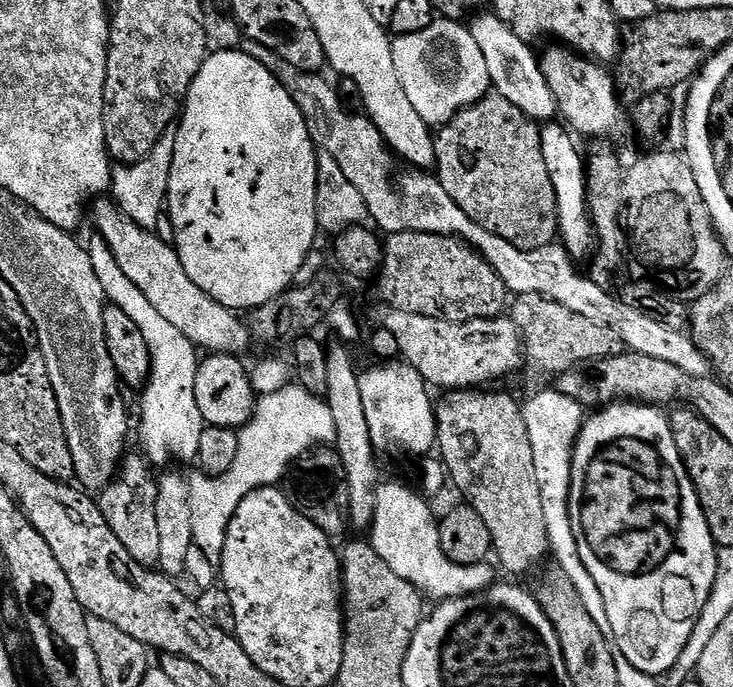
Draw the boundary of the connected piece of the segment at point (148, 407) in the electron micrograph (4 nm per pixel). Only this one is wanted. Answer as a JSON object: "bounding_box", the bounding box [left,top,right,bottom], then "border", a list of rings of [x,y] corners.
{"bounding_box":[87,238,206,465],"border":[[[99,238],[87,245],[90,262],[94,262],[94,274],[98,274],[98,282],[102,282],[104,298],[108,304],[118,306],[142,330],[142,338],[146,338],[146,346],[150,346],[150,362],[152,373],[142,389],[144,397],[140,400],[140,444],[143,455],[149,465],[168,464],[171,460],[195,461],[198,454],[198,438],[202,438],[202,430],[206,427],[202,418],[202,410],[198,410],[198,398],[194,398],[194,382],[200,369],[201,357],[195,344],[181,334],[167,318],[162,318],[154,306],[150,306],[146,294],[122,274],[114,254],[108,244]]]}

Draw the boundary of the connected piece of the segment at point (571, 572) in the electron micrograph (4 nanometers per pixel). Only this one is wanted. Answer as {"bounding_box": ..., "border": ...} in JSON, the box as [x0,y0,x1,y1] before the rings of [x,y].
{"bounding_box":[522,390,614,641],"border":[[[555,390],[540,392],[522,404],[526,418],[526,430],[530,434],[530,447],[534,450],[534,474],[538,474],[538,490],[542,494],[542,514],[546,514],[546,534],[549,538],[551,555],[556,555],[559,571],[574,582],[574,590],[582,602],[586,602],[586,610],[590,610],[590,618],[598,625],[598,630],[606,634],[606,638],[614,641],[614,630],[610,630],[610,618],[606,618],[606,606],[602,602],[602,593],[594,586],[594,578],[590,578],[590,570],[578,558],[578,542],[574,542],[574,534],[570,526],[568,513],[568,495],[572,485],[572,448],[586,419],[585,409],[574,398],[566,398],[566,394]]]}

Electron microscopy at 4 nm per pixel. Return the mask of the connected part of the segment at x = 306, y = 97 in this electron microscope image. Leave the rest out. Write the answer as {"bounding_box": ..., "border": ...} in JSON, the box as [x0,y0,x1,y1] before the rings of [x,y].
{"bounding_box":[242,39,710,377],"border":[[[245,39],[243,43],[242,51],[250,58],[254,58],[254,62],[262,62],[262,66],[266,66],[266,70],[270,70],[270,74],[274,74],[274,78],[278,78],[278,82],[282,82],[286,94],[290,94],[290,98],[294,98],[298,110],[302,110],[302,118],[306,118],[306,130],[310,130],[310,138],[316,143],[317,149],[330,154],[330,158],[334,158],[334,162],[338,162],[340,169],[346,173],[348,181],[357,188],[358,194],[362,194],[362,202],[366,202],[366,210],[371,223],[381,233],[421,232],[422,234],[455,236],[457,240],[463,240],[469,248],[476,249],[483,260],[490,262],[490,266],[498,274],[498,278],[502,278],[509,293],[516,296],[542,294],[545,300],[558,302],[558,306],[566,306],[566,310],[574,310],[574,314],[583,314],[596,324],[603,324],[604,327],[609,328],[619,337],[621,345],[628,352],[636,352],[638,355],[670,362],[671,365],[684,370],[686,374],[705,377],[709,375],[710,365],[706,354],[702,354],[702,350],[698,350],[698,346],[687,331],[672,330],[669,326],[664,326],[657,319],[650,318],[640,310],[626,306],[626,302],[621,300],[619,295],[611,296],[611,291],[608,288],[598,286],[592,280],[591,275],[584,273],[583,276],[576,269],[577,261],[559,243],[553,242],[538,250],[525,250],[506,242],[506,238],[498,238],[498,234],[490,234],[490,230],[478,226],[478,222],[474,222],[470,218],[470,214],[466,214],[466,210],[462,210],[462,206],[458,206],[458,202],[454,202],[454,198],[450,198],[450,194],[446,194],[442,182],[437,180],[435,175],[424,170],[404,170],[408,172],[396,173],[396,168],[392,165],[394,153],[382,138],[378,126],[374,126],[374,122],[368,115],[360,112],[348,112],[344,109],[332,80],[323,80],[323,75],[303,72],[298,70],[298,66],[290,66],[290,62],[286,62],[286,58],[274,54],[274,50],[270,50],[270,46],[262,46],[262,42]]]}

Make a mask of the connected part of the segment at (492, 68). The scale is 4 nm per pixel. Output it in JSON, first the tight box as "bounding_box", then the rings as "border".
{"bounding_box":[470,11,557,121],"border":[[[481,11],[473,15],[471,20],[470,29],[483,57],[486,58],[494,91],[506,98],[506,102],[514,102],[514,106],[518,106],[518,110],[525,112],[531,120],[551,121],[557,115],[554,94],[550,94],[550,86],[546,86],[537,53],[532,53],[533,45],[518,38],[518,34],[514,34],[514,30],[510,30],[510,26],[506,26],[506,22],[502,22],[502,18],[498,18],[491,11]]]}

